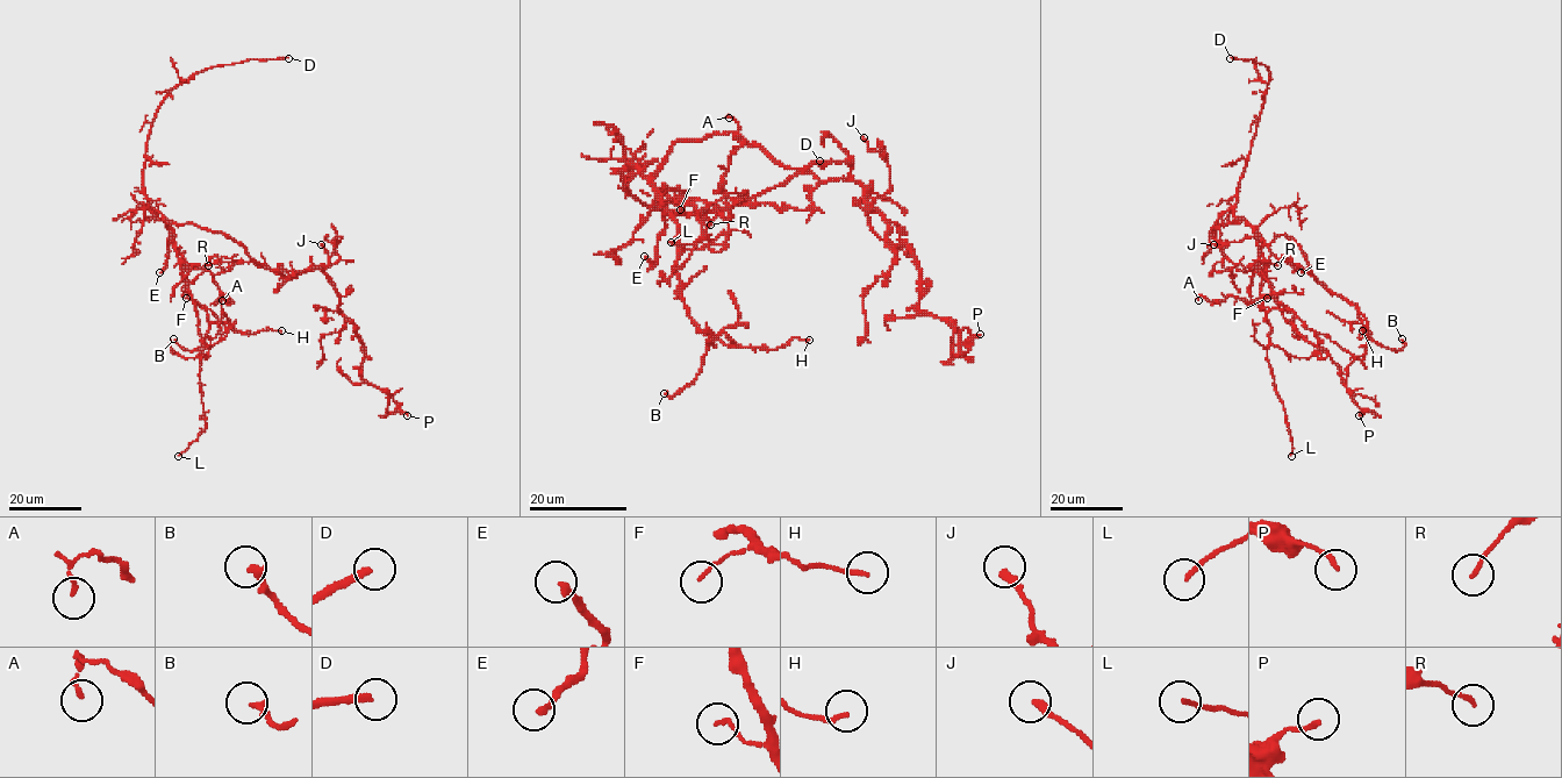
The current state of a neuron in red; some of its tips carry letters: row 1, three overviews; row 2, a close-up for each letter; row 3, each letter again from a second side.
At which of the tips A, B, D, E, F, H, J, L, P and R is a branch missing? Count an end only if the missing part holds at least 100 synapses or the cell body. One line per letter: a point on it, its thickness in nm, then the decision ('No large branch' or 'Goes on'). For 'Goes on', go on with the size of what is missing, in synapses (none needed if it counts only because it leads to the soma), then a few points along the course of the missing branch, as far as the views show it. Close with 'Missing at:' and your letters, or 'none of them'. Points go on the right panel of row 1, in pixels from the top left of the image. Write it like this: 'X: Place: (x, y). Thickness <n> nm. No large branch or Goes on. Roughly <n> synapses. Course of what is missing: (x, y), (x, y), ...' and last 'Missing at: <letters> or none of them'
A: Place: (1198, 300). Thickness 140 nm. No large branch
B: Place: (1402, 338). Thickness 220 nm. No large branch
D: Place: (1230, 58). Thickness 240 nm. Goes on. Course of what is missing: (1230, 58), (1216, 45), (1203, 41)
E: Place: (1301, 272). Thickness 240 nm. No large branch
F: Place: (1267, 298). Thickness 120 nm. No large branch
H: Place: (1362, 330). Thickness 150 nm. No large branch
J: Place: (1213, 244). Thickness 300 nm. No large branch
L: Place: (1291, 456). Thickness 150 nm. No large branch
P: Place: (1359, 415). Thickness 170 nm. No large branch
R: Place: (1277, 265). Thickness 150 nm. No large branch
Missing at: D

